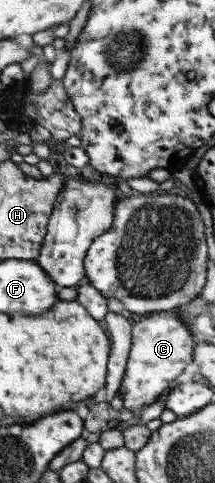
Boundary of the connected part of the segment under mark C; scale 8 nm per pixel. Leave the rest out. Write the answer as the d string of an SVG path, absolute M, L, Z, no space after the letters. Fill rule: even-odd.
M179 309L157 311L135 323L127 374L123 380L123 388L118 392L124 399L123 407L140 412L146 404L153 404L165 396L179 382L189 362L194 360L196 344L193 330L183 323Z

